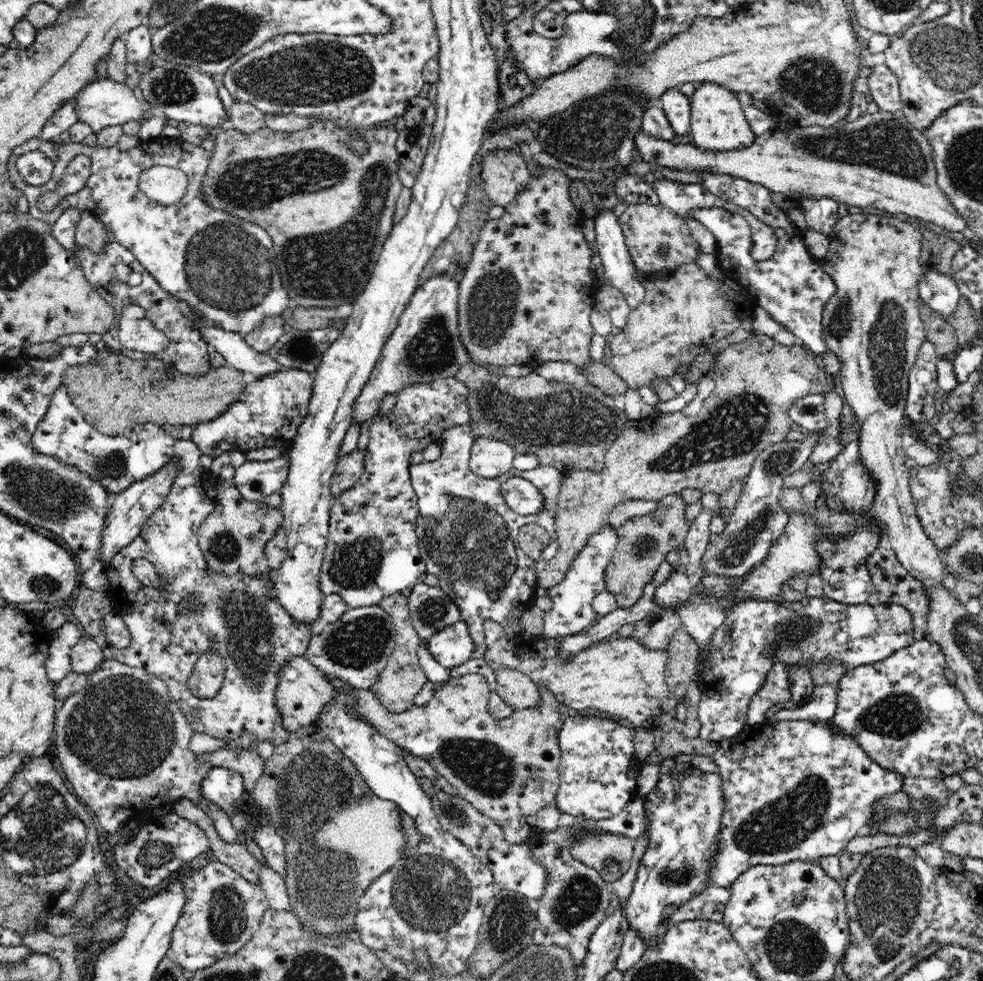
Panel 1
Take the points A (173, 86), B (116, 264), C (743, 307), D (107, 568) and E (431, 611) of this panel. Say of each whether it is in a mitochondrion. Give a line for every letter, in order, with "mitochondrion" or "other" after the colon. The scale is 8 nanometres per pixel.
A: mitochondrion
B: other
C: other
D: other
E: mitochondrion

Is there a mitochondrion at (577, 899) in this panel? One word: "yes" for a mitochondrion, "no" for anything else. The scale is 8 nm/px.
yes

